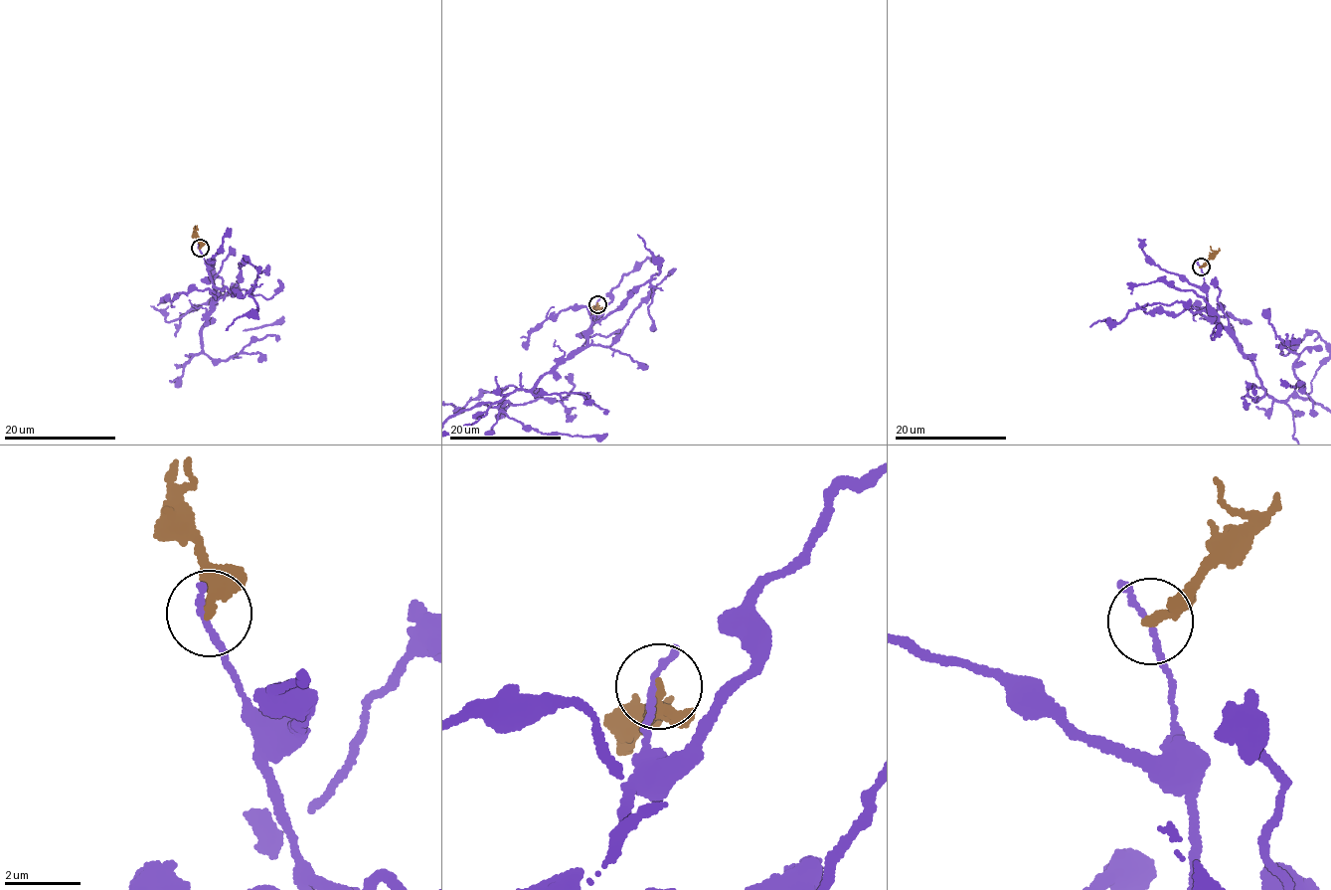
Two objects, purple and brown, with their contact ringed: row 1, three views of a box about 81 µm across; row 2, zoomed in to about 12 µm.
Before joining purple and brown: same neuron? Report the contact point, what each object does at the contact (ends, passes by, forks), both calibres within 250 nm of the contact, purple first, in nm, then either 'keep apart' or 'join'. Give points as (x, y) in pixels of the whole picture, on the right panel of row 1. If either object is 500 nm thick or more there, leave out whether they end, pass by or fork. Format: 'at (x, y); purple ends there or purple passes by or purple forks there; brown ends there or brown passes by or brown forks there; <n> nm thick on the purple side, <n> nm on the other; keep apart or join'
at (1201, 266); purple ends there; brown ends there; 200 nm thick on the purple side, 300 nm on the other; keep apart

